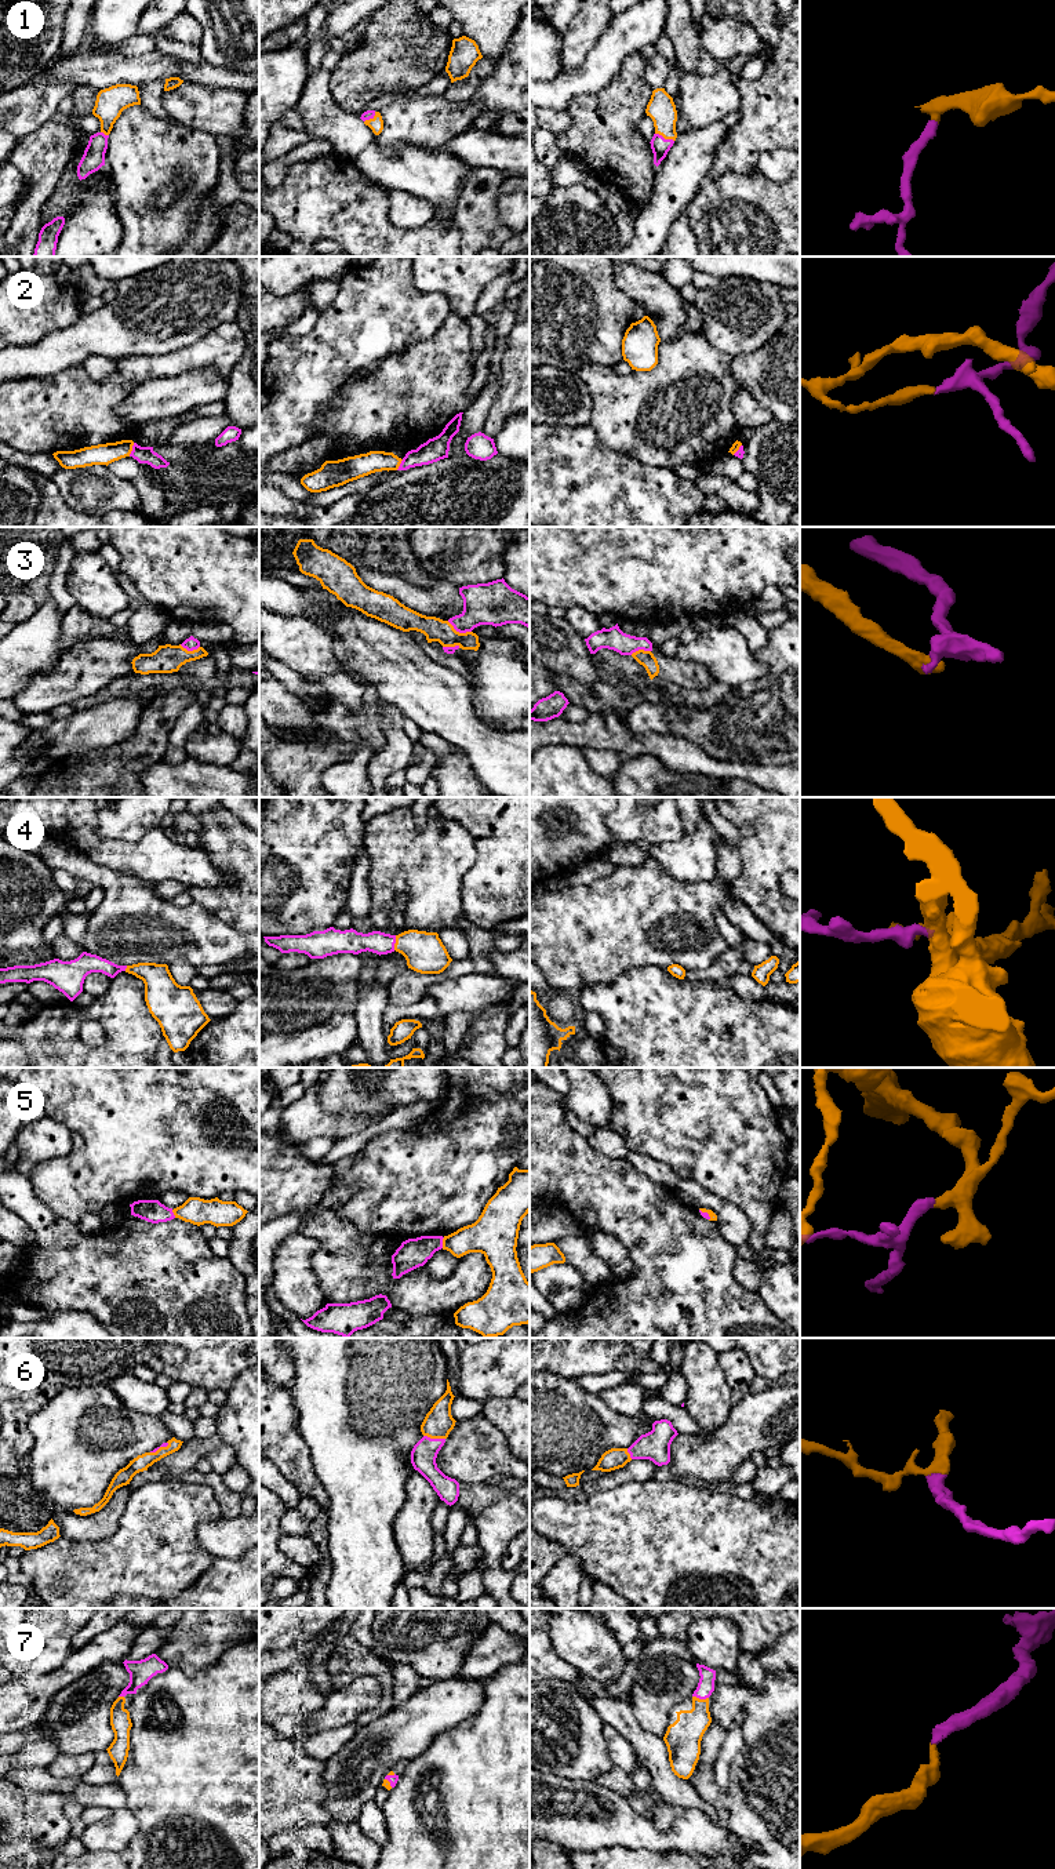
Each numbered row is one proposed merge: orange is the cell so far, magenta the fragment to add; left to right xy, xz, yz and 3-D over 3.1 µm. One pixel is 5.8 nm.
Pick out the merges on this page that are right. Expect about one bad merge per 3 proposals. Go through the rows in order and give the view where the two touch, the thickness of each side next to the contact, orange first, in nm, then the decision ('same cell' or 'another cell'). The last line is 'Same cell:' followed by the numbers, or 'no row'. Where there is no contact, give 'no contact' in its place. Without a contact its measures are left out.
1: contact in yz; calibres 160 and 100 nm; same cell
2: contact in xy; calibres 130 and 100 nm; another cell
3: contact in xz; calibres 140 and 240 nm; another cell
4: contact in xz; calibres 240 and 130 nm; same cell
5: contact in xz; calibres 200 and 170 nm; same cell
6: contact in xz; calibres 170 and 150 nm; same cell
7: contact in yz; calibres 220 and 100 nm; same cell
Same cell: 1, 4, 5, 6, 7

